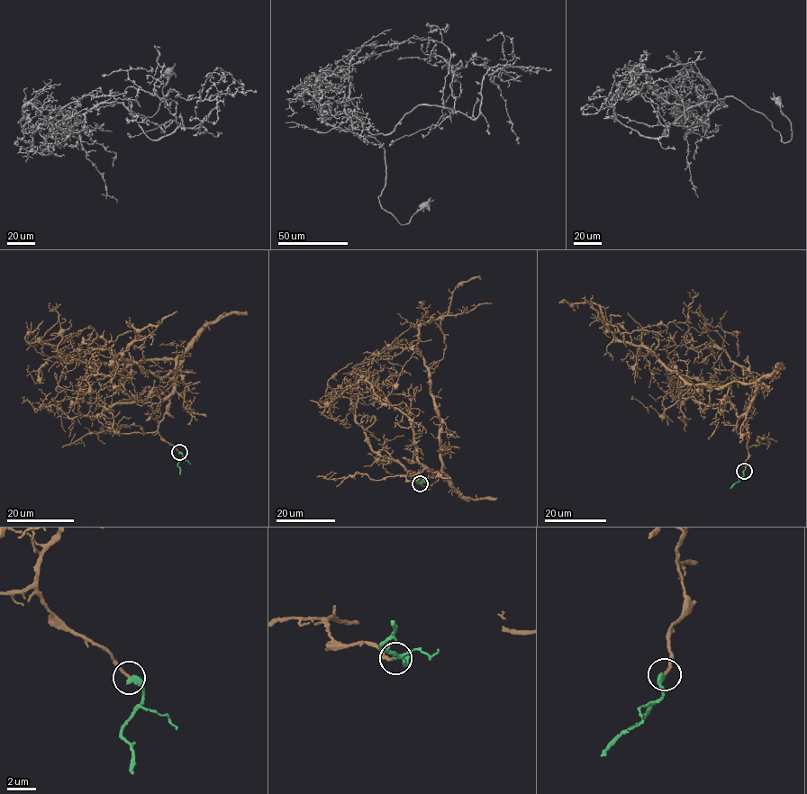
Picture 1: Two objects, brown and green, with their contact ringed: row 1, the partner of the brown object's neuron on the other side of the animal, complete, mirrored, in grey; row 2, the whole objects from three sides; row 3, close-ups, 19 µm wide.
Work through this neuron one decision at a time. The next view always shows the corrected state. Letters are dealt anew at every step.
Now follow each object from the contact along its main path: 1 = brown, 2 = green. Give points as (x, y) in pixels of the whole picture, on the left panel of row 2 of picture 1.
1: (179, 452), (158, 426), (183, 355), (162, 377), (131, 361), (113, 364), (134, 339), (132, 325), (159, 325)
2: (179, 452), (182, 457), (177, 465), (180, 474)

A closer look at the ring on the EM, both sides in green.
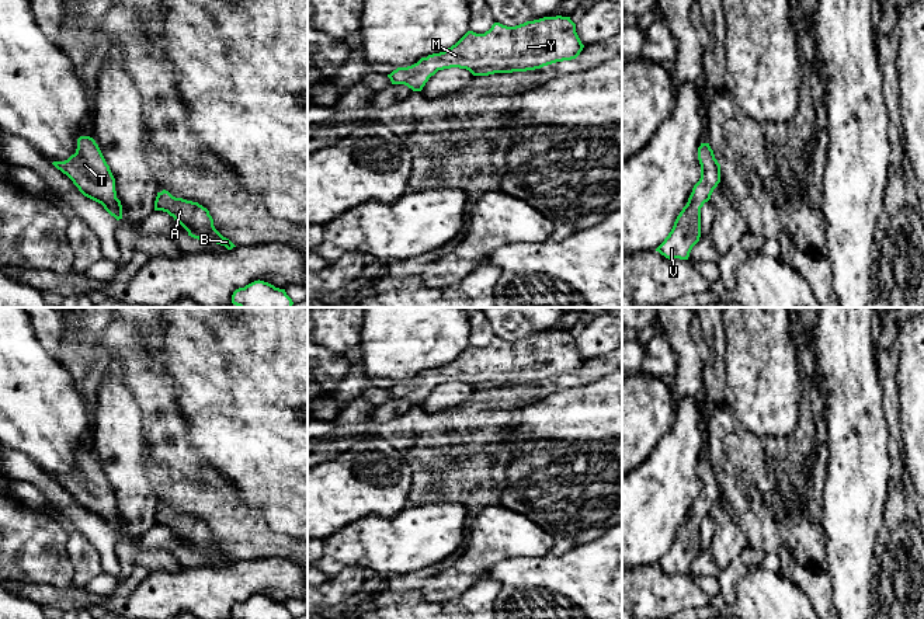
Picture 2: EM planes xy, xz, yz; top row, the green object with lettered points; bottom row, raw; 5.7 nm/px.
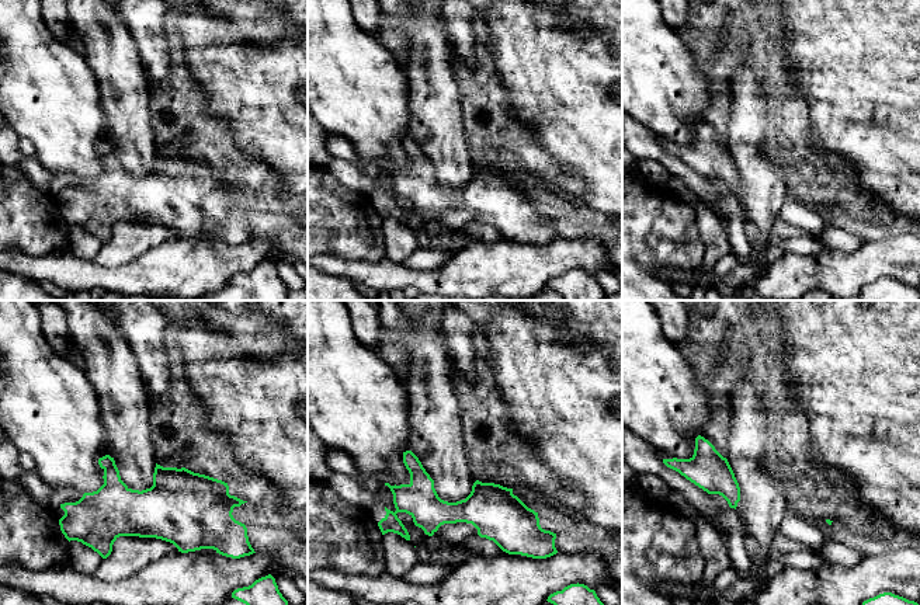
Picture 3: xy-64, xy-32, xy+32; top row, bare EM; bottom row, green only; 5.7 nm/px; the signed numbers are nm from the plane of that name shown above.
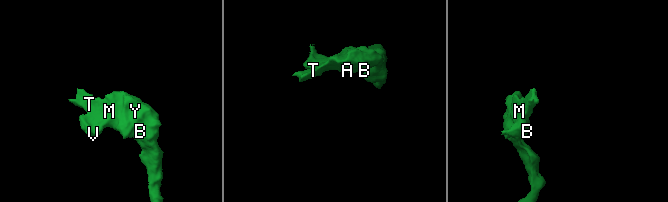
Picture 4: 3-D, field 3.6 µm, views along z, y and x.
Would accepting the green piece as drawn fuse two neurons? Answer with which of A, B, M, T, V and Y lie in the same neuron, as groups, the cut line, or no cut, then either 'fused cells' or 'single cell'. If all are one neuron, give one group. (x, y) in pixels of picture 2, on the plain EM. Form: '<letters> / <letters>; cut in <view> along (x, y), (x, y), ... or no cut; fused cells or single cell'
A B M T V Y; no cut; single cell

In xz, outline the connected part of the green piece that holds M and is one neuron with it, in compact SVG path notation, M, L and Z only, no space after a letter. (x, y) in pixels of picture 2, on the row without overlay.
M543 331L515 341L494 337L484 348L468 345L447 365L397 382L388 392L392 399L421 406L438 385L459 382L473 390L527 386L576 373L583 362L570 331Z

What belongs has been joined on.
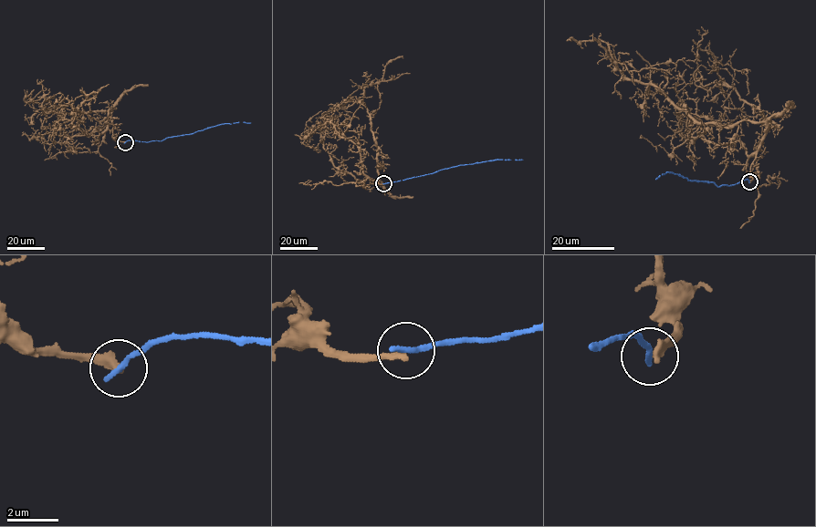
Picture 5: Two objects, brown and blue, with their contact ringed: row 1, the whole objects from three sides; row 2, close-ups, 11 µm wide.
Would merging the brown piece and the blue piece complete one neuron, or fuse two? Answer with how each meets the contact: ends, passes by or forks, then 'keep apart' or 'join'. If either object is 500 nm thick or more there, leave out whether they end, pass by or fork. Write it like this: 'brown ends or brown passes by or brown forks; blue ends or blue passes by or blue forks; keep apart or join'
brown ends; blue ends; keep apart

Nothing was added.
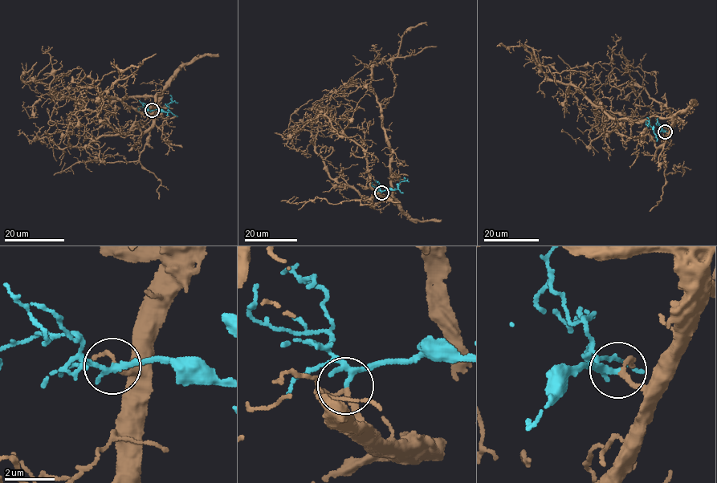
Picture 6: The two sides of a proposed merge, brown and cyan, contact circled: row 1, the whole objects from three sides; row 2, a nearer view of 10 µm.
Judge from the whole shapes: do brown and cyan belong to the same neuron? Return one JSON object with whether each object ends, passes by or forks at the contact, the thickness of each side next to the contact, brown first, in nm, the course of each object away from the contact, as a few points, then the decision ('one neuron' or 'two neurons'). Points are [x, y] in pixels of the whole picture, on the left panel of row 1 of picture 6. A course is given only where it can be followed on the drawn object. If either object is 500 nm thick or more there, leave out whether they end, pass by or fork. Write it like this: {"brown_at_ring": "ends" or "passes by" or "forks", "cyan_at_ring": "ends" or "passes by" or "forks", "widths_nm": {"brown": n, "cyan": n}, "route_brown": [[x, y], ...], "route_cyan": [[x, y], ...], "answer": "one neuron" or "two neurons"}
{"brown_at_ring": "passes by", "cyan_at_ring": "forks", "widths_nm": {"brown": 170, "cyan": 150}, "route_brown": [[152, 110], [162, 91], [143, 112], [116, 98], [99, 100], [118, 79], [116, 66], [121, 70], [140, 66]], "route_cyan": [[152, 110], [168, 111], [171, 98], [173, 102]], "answer": "one neuron"}

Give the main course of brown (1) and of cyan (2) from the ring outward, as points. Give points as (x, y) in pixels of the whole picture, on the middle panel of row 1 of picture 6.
1: (380, 192), (385, 198), (392, 196), (391, 149), (371, 87), (372, 71), (396, 56), (408, 30), (427, 26)
2: (380, 192), (396, 190), (405, 178)

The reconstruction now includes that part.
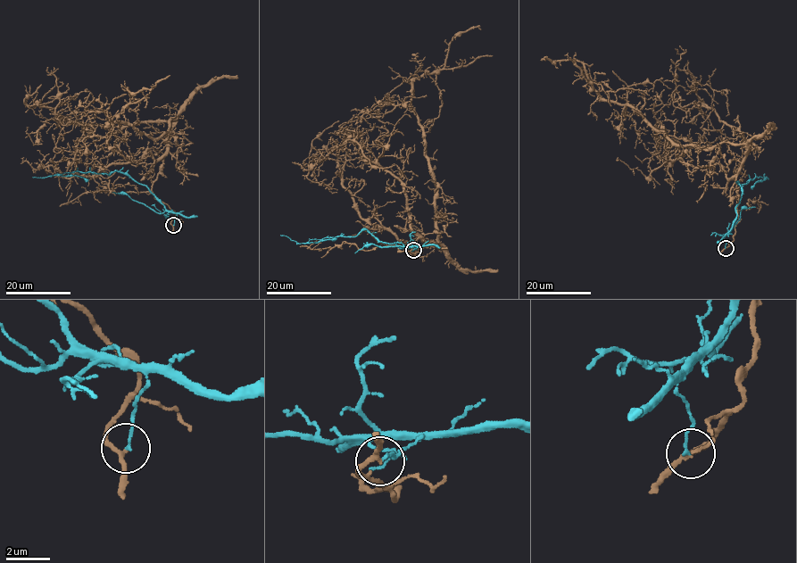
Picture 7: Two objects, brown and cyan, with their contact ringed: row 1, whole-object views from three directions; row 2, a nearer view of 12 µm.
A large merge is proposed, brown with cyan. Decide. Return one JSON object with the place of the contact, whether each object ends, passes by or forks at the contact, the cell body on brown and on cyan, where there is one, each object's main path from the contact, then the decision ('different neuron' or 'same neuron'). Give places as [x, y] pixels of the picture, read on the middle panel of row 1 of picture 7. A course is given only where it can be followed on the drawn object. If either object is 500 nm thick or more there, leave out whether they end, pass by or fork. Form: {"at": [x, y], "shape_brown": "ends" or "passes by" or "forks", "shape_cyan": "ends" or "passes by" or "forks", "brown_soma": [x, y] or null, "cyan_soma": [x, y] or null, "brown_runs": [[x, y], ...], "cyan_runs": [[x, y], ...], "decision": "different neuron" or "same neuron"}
{"at": [413, 250], "shape_brown": "passes by", "shape_cyan": "ends", "brown_soma": null, "cyan_soma": null, "brown_runs": [[412, 250], [397, 246], [436, 242], [437, 226], [436, 183], [411, 86], [442, 68], [457, 35], [480, 29]], "cyan_runs": [[412, 250], [419, 245], [398, 246], [377, 240], [366, 230], [353, 236], [308, 242], [336, 239]], "decision": "different neuron"}

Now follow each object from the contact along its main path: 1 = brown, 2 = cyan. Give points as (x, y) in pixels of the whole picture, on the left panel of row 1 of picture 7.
1: (173, 225), (152, 185), (176, 117), (156, 139), (109, 126), (128, 88), (153, 88)
2: (173, 225), (176, 214), (128, 176), (115, 170), (61, 174), (87, 181)

